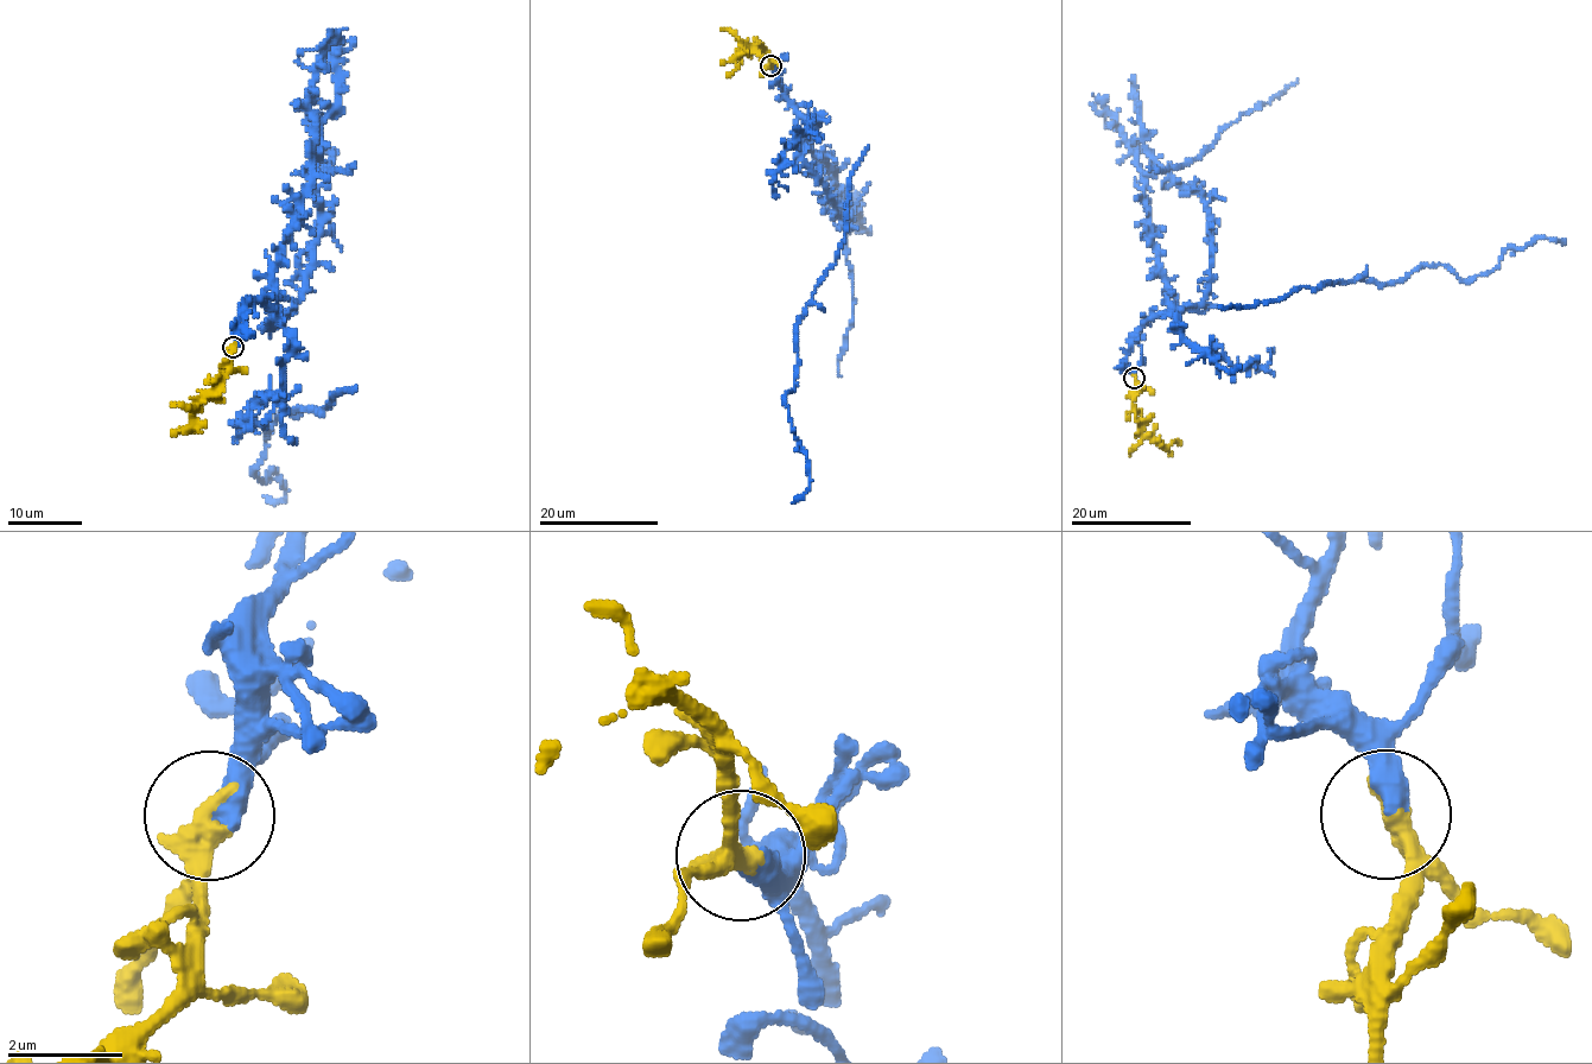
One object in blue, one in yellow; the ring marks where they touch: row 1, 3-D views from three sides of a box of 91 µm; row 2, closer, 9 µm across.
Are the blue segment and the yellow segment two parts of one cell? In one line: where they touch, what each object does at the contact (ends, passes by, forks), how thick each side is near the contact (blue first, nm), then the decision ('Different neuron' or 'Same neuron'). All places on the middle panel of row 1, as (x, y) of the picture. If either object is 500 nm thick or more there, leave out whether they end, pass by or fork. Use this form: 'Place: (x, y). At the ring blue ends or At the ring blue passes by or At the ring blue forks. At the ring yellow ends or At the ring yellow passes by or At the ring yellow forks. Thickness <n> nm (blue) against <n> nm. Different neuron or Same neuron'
Place: (771, 65). Thickness 500 nm (blue) against 440 nm. Same neuron

